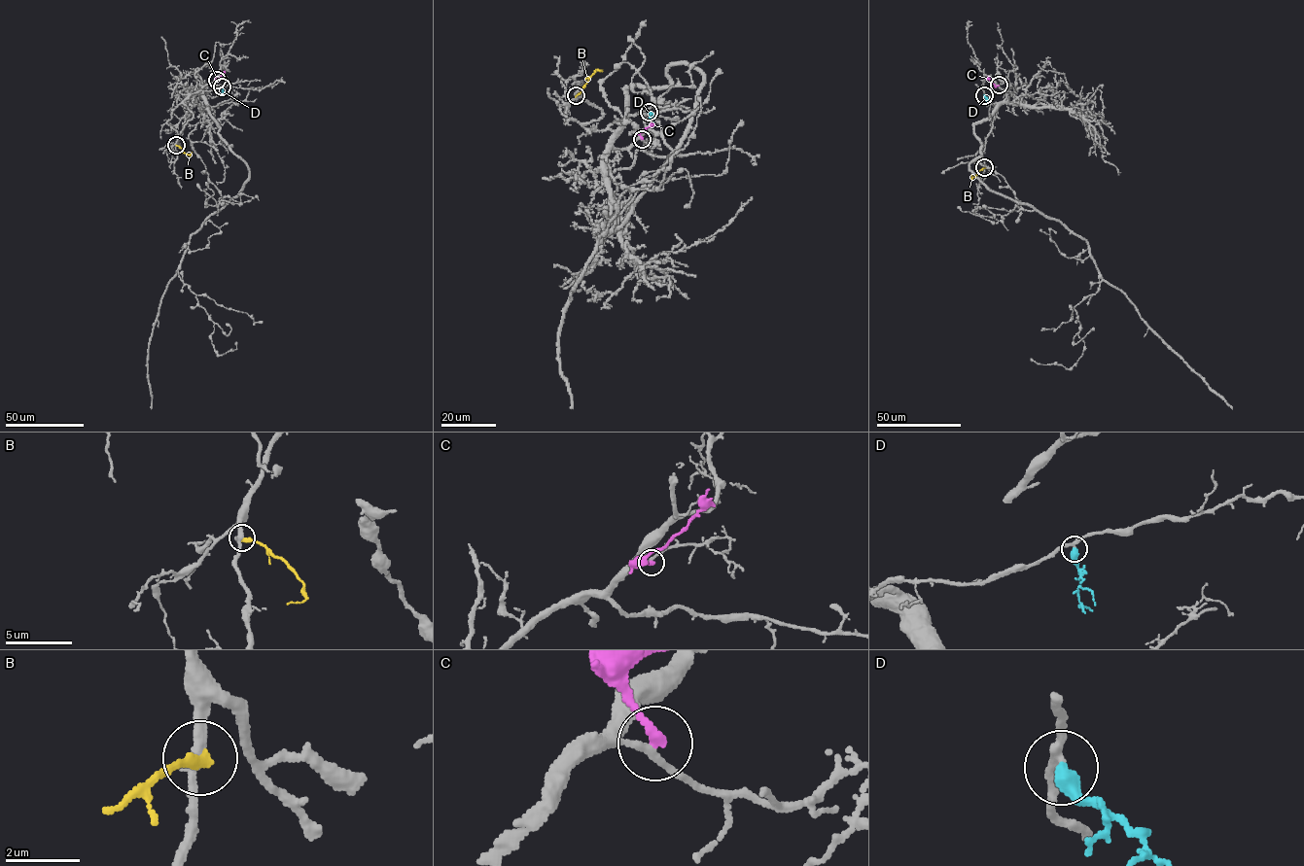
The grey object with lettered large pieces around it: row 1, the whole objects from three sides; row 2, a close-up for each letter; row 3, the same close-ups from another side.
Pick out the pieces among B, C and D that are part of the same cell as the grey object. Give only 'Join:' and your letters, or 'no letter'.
Join: D

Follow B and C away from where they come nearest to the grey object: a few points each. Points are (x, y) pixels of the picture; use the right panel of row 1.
B: (984, 167), (971, 178), (971, 175)
C: (999, 85), (986, 76)

